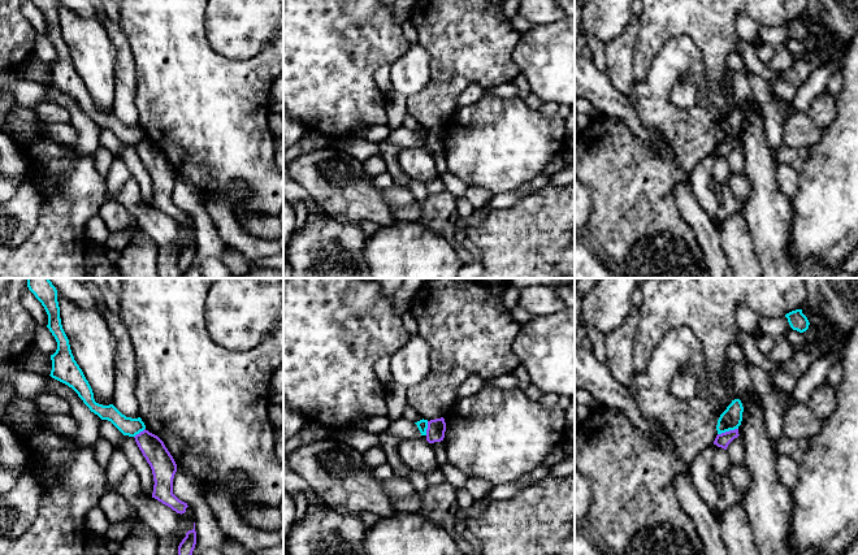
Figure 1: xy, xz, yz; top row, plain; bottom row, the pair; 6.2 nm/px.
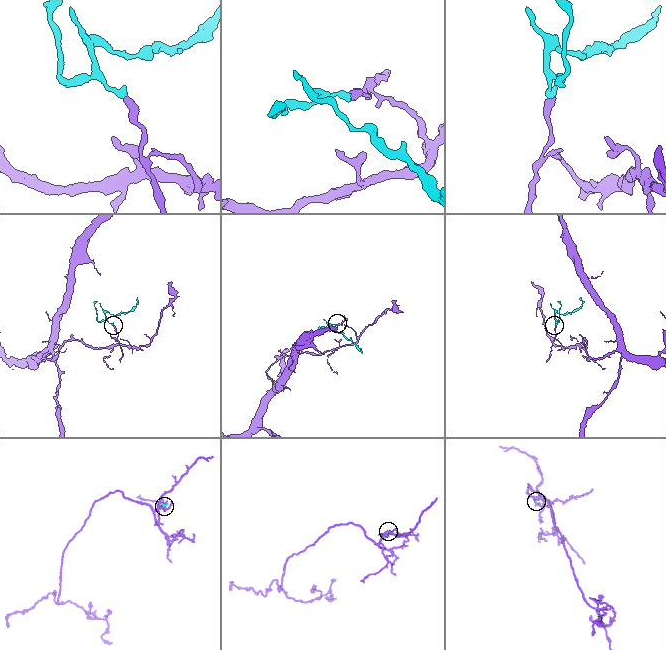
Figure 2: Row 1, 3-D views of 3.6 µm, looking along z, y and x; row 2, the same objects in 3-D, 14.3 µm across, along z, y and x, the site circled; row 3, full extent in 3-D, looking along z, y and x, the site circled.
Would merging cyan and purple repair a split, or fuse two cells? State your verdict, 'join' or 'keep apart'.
keep apart

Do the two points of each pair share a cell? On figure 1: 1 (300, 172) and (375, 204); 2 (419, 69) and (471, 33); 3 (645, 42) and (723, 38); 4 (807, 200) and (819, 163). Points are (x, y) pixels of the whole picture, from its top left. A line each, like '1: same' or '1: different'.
1: same
2: different
3: same
4: same

